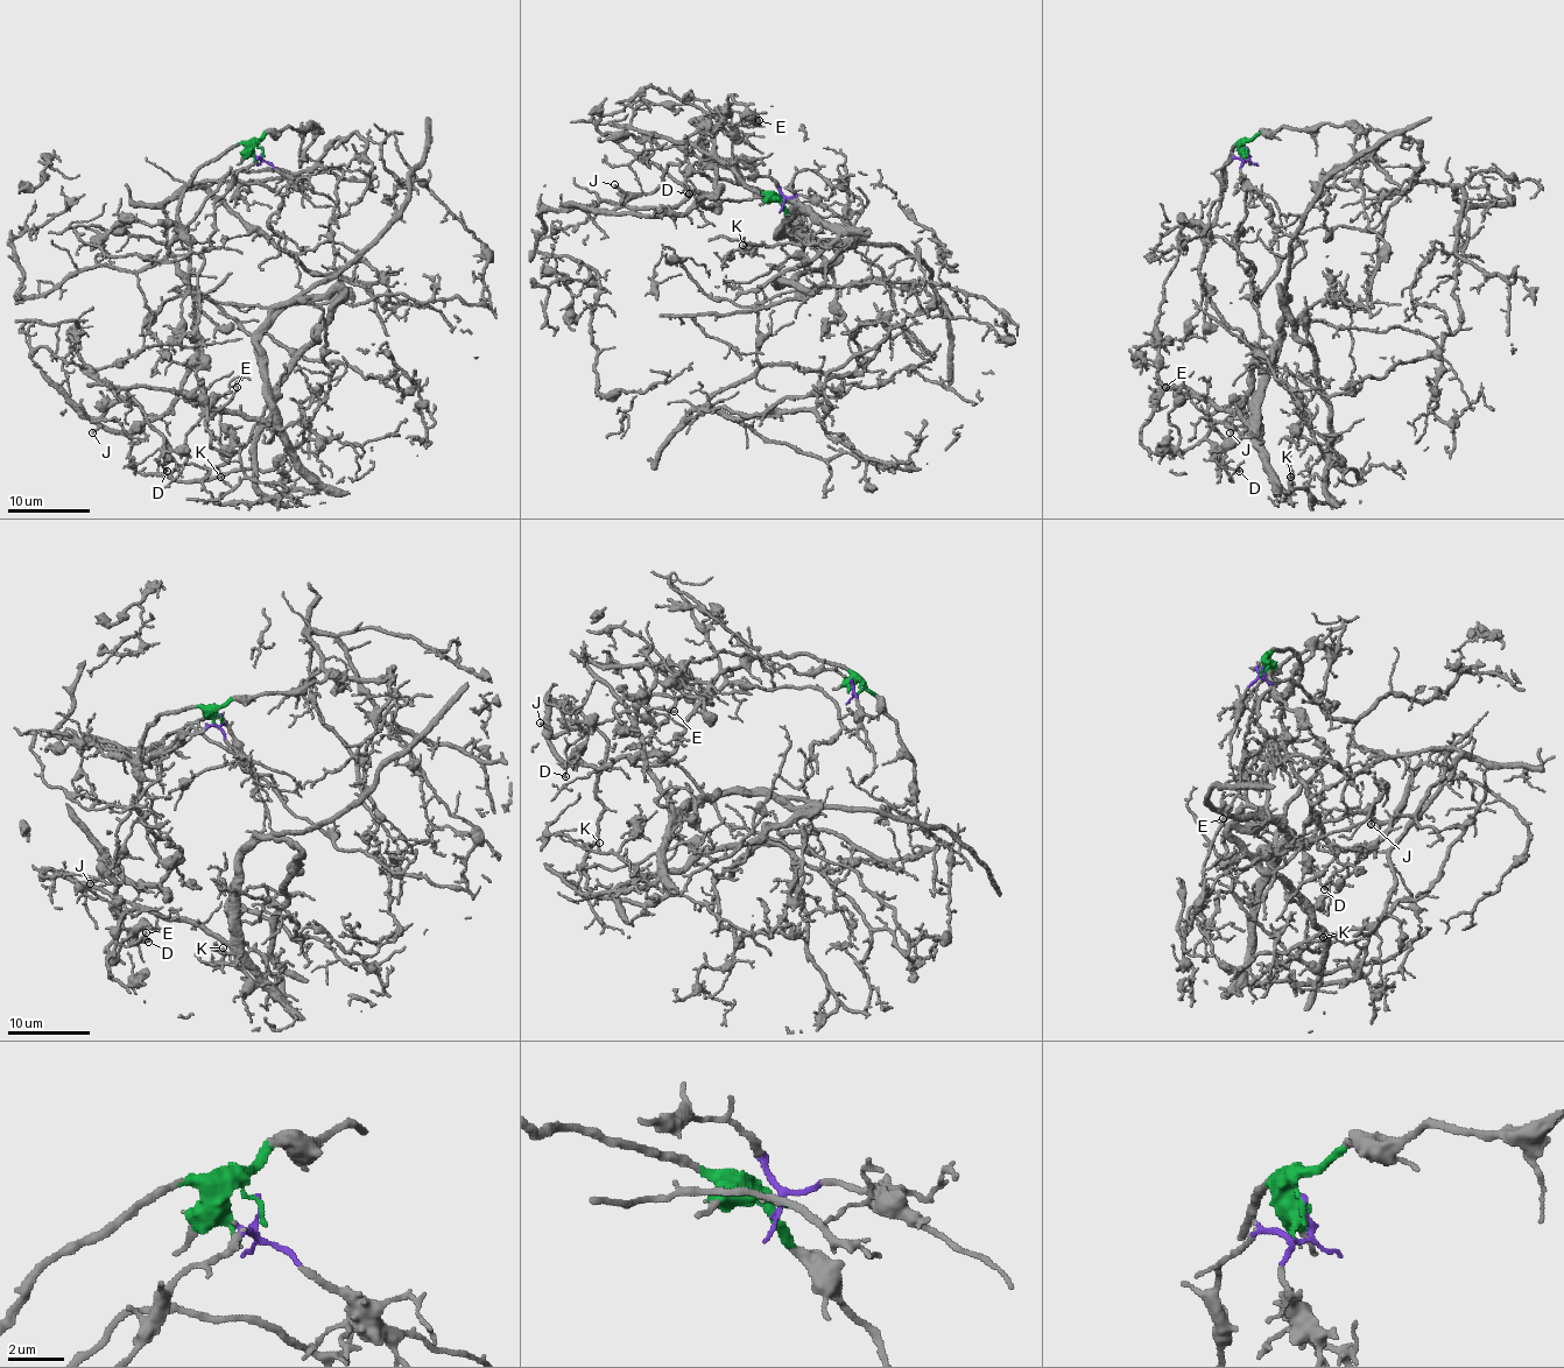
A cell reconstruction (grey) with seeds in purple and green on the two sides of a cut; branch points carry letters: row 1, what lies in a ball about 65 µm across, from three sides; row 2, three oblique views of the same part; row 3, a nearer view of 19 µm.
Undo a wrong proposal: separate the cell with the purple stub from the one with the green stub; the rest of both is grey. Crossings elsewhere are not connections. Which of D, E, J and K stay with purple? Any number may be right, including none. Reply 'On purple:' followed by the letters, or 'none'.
On purple: E, K

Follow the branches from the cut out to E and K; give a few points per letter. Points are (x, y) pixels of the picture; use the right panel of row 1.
E: (1246, 150), (1221, 169), (1209, 226), (1166, 280), (1156, 410), (1166, 386)
K: (1246, 150), (1221, 169), (1209, 226), (1164, 283), (1157, 378), (1234, 410), (1281, 491), (1291, 491), (1291, 477)

